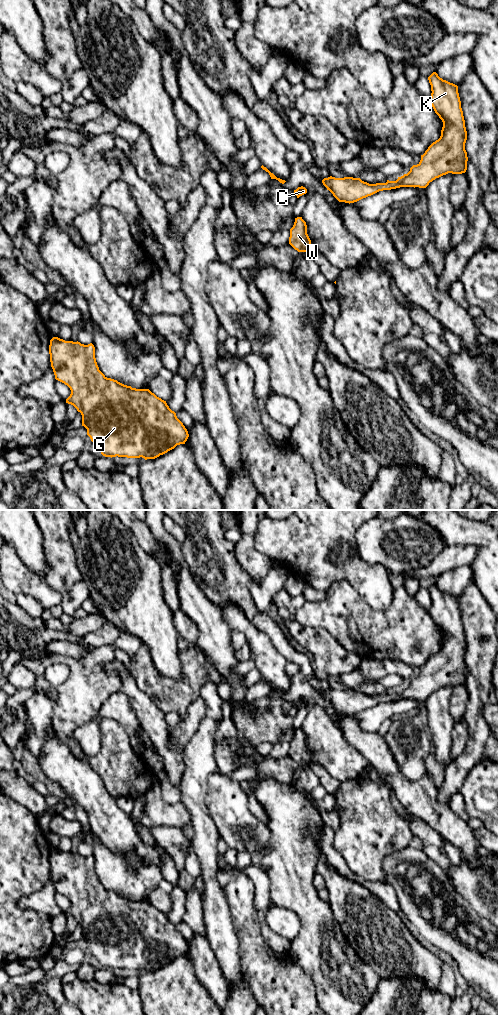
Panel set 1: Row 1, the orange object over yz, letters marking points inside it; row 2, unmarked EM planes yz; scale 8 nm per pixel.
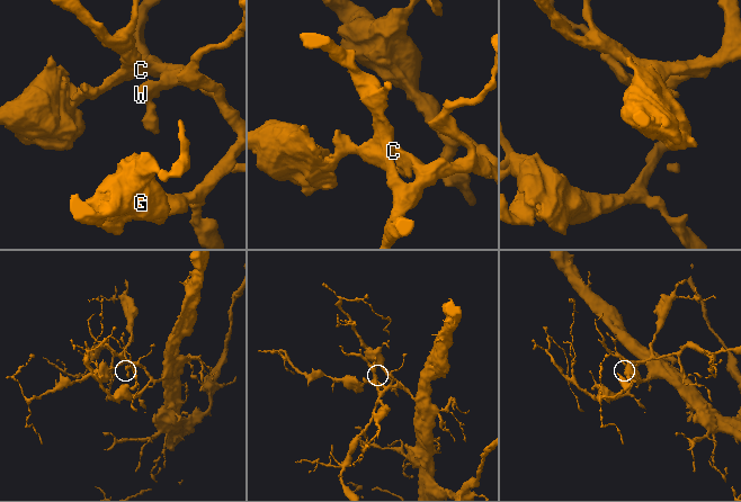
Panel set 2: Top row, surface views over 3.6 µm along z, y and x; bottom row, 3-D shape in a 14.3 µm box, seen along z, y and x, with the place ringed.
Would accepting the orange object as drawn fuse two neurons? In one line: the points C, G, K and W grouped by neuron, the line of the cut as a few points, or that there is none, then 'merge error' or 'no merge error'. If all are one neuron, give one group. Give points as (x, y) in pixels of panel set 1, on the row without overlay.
C G K W | no cut | no merge error

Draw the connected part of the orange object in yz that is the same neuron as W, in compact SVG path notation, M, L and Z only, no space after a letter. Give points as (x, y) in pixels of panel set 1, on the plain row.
M302 729L295 730L290 741L289 756L298 764L308 764L311 760L311 752L307 746L307 737Z

